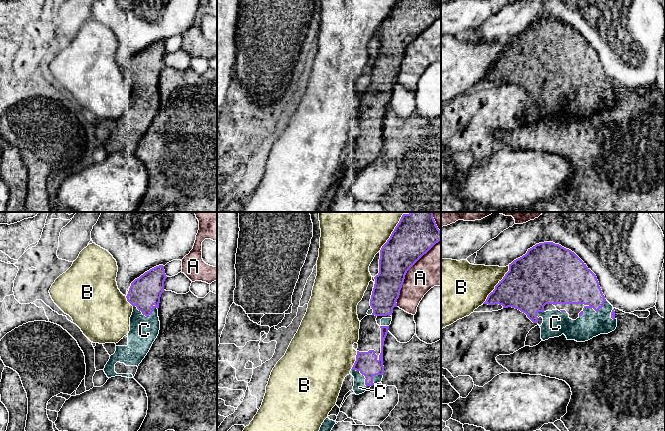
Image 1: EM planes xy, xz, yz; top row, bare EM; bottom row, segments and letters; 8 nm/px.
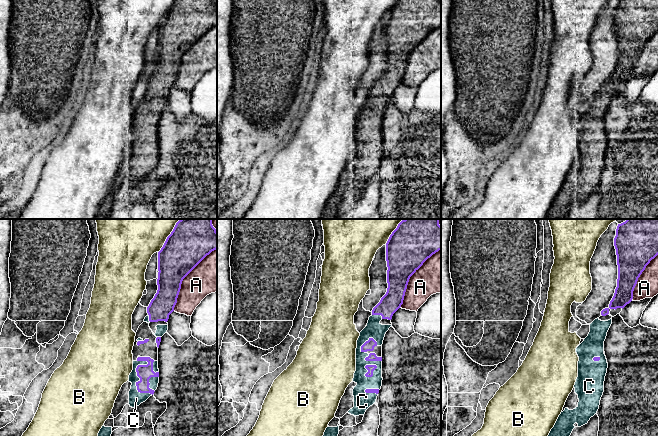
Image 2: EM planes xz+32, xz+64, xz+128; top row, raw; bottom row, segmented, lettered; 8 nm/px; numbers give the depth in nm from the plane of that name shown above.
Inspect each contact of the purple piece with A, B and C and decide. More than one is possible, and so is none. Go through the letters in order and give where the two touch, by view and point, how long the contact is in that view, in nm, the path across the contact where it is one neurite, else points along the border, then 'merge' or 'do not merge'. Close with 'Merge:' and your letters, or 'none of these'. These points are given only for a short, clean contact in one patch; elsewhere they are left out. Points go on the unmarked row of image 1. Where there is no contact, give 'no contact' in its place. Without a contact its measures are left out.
A: xz (406, 48) | 650 nm | do not merge
B: yz (497, 60) | 380 nm | do not merge
C: xy (146, 92) | 200 nm | merge
Merge: C

